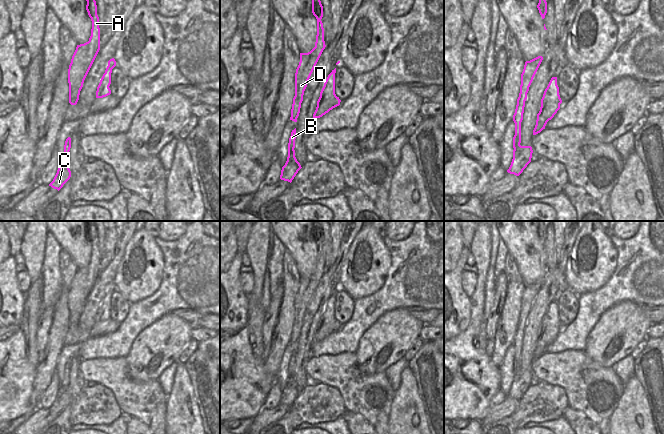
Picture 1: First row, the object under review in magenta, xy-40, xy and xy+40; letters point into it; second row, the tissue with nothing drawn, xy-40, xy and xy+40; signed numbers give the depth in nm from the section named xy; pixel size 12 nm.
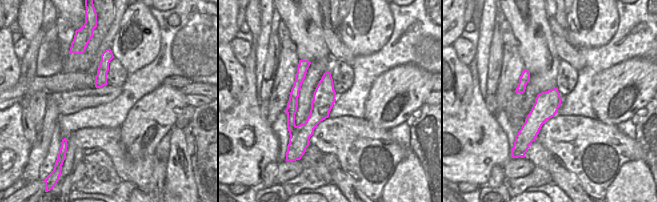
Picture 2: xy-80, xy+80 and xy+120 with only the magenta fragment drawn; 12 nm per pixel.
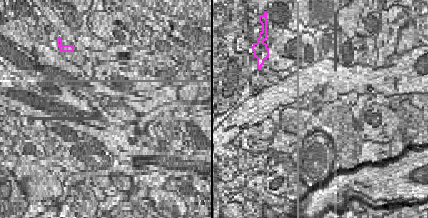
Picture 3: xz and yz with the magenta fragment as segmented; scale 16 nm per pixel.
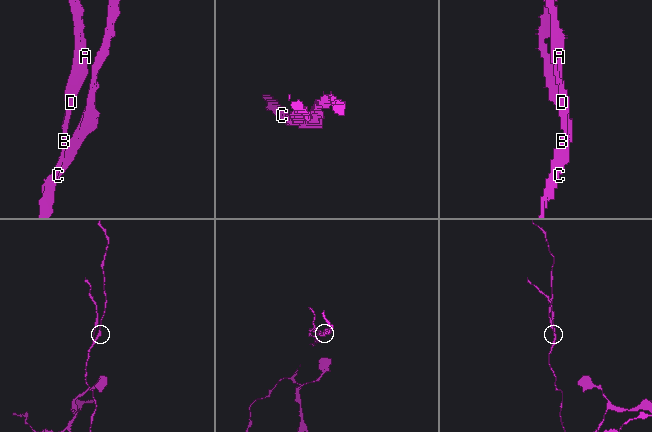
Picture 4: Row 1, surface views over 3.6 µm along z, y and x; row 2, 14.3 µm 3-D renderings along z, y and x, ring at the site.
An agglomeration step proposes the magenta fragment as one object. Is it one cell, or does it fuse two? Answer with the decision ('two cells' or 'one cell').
two cells

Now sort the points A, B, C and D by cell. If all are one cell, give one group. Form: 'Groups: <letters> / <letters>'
Groups: A B D / C.

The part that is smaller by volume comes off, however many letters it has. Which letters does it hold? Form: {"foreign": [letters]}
{"foreign": ["A", "B", "D"]}

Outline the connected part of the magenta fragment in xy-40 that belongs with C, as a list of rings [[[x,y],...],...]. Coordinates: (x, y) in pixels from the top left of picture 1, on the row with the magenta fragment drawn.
[[[64,149],[64,154],[60,158],[57,173],[53,181],[49,184],[49,186],[51,186],[54,189],[57,189],[58,191],[71,177],[71,171],[69,169],[69,151],[70,149]]]

